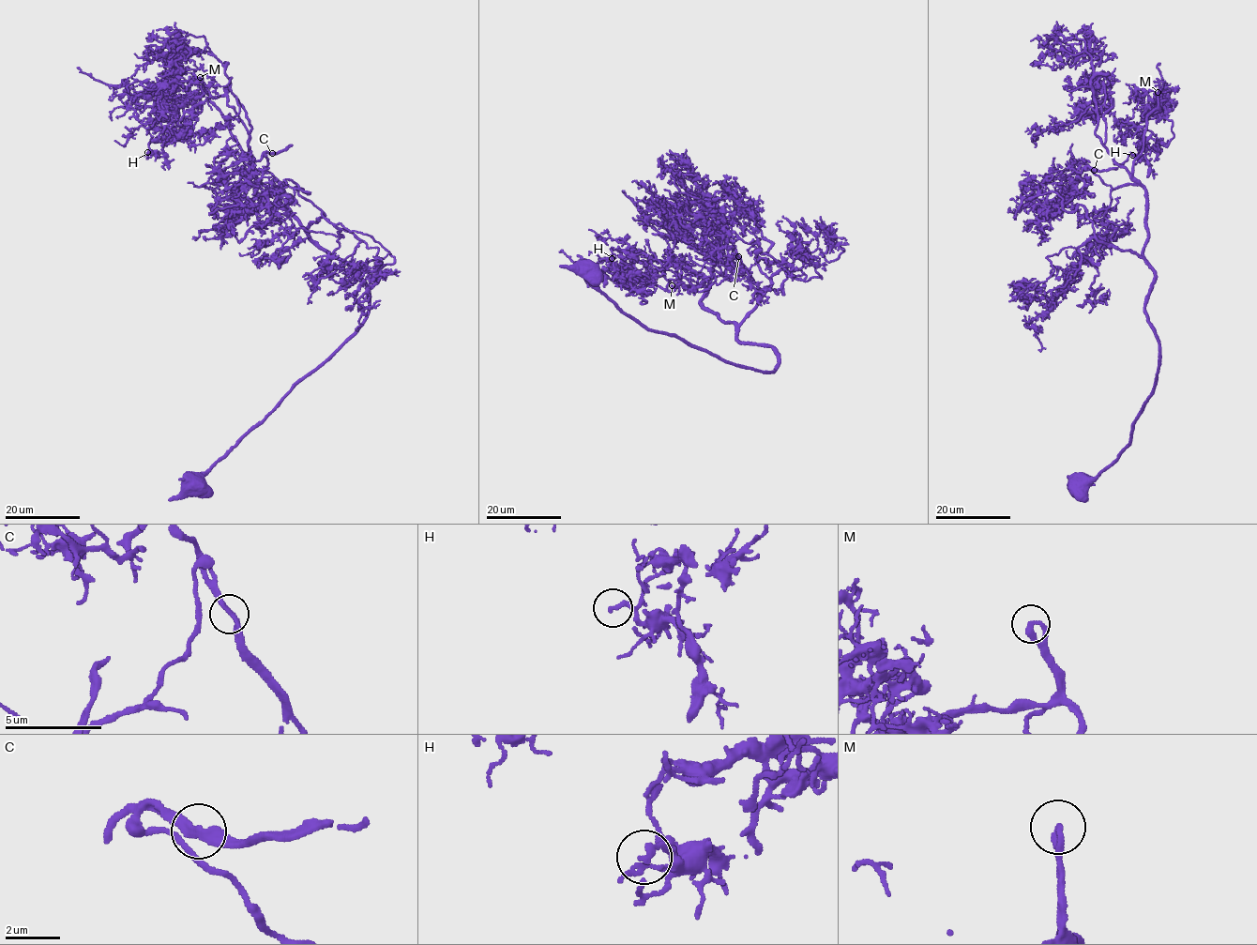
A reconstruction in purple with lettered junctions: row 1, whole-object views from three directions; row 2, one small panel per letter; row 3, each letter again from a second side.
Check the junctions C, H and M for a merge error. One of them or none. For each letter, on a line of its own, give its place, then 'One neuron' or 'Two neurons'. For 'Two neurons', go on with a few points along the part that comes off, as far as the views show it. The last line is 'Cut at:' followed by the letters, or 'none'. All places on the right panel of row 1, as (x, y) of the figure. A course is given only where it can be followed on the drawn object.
C: Place: (1094, 170). One neuron
H: Place: (1132, 155). One neuron
M: Place: (1158, 92). One neuron
Cut at: none

